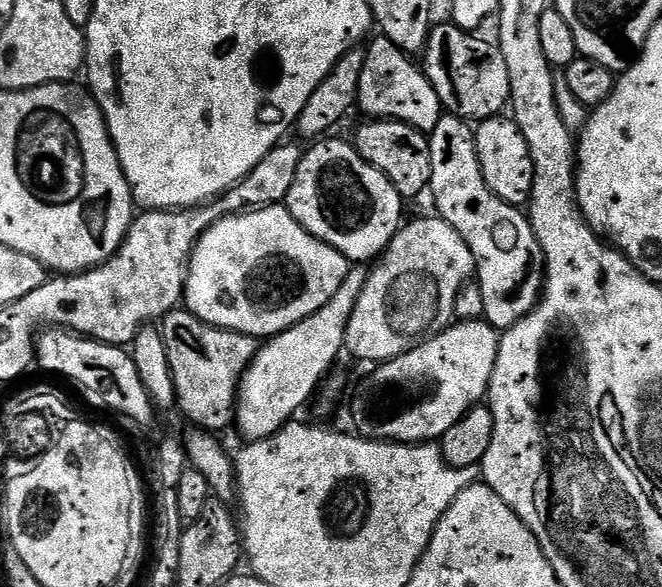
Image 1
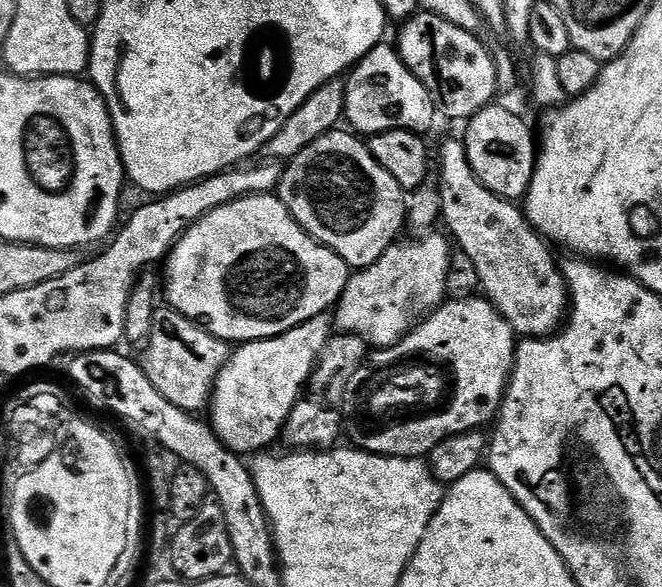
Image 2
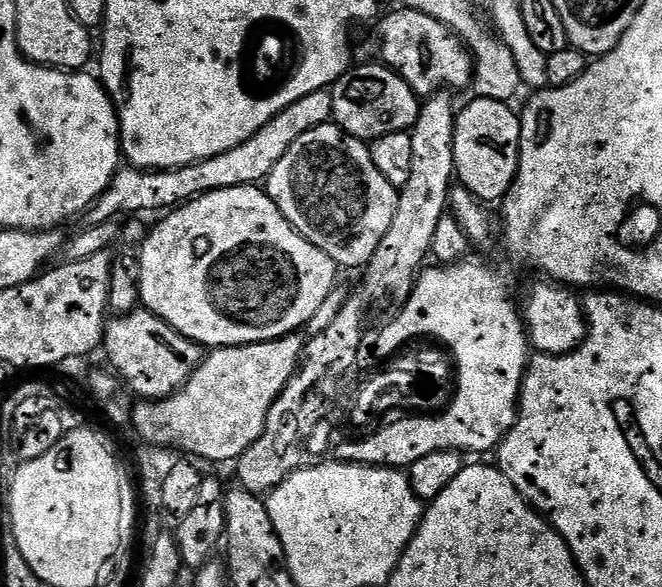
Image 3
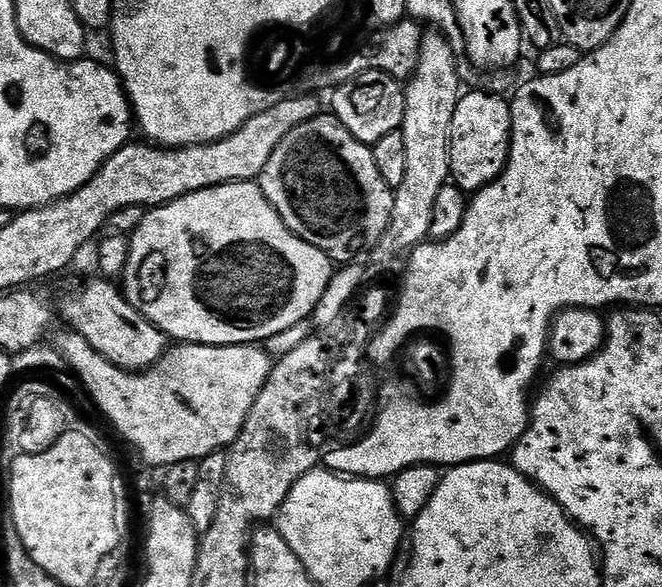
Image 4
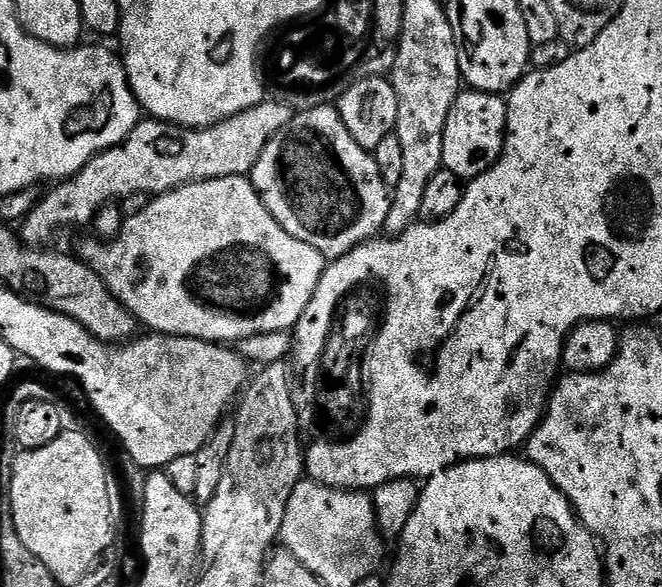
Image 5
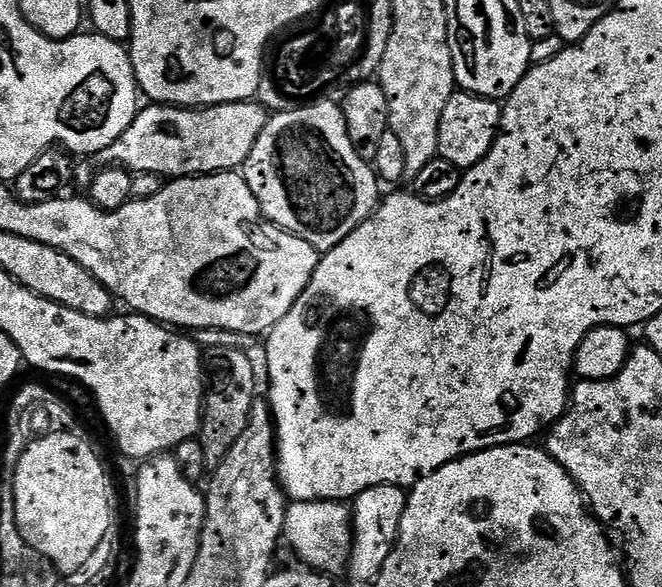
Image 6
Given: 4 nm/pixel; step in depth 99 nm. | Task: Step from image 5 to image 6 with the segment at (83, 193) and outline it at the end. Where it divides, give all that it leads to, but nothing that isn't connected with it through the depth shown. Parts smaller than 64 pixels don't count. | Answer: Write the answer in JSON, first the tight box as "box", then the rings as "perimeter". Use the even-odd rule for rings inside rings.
{"box":[94,99,270,178],"perimeter":[[[255,99],[215,104],[209,108],[177,108],[171,104],[155,102],[147,106],[149,108],[141,107],[137,111],[134,122],[130,122],[126,134],[122,134],[118,142],[96,153],[94,163],[97,169],[119,166],[127,168],[133,174],[154,174],[161,178],[210,176],[218,172],[240,170],[250,158],[250,150],[254,150],[258,134],[262,134],[270,119],[268,109]]]}

